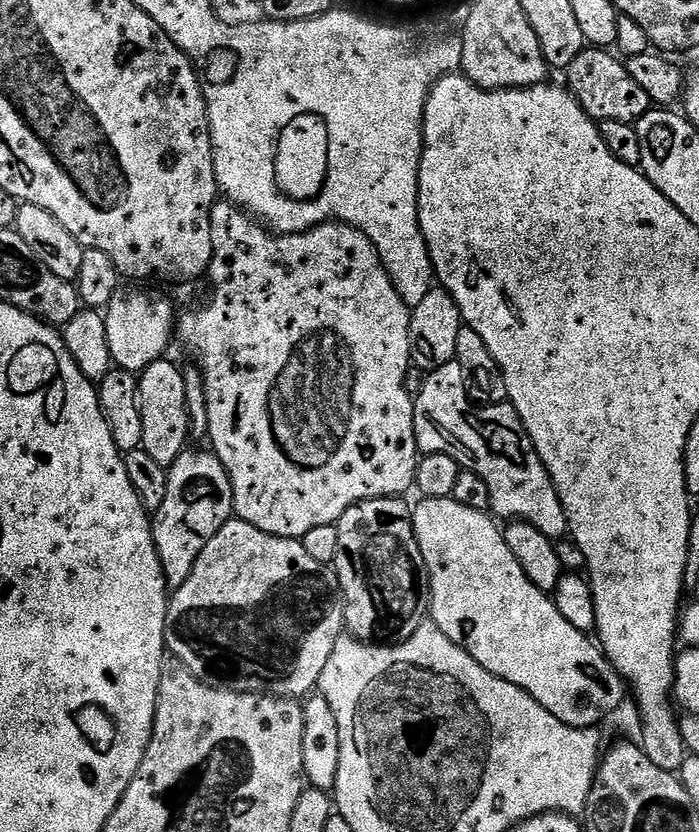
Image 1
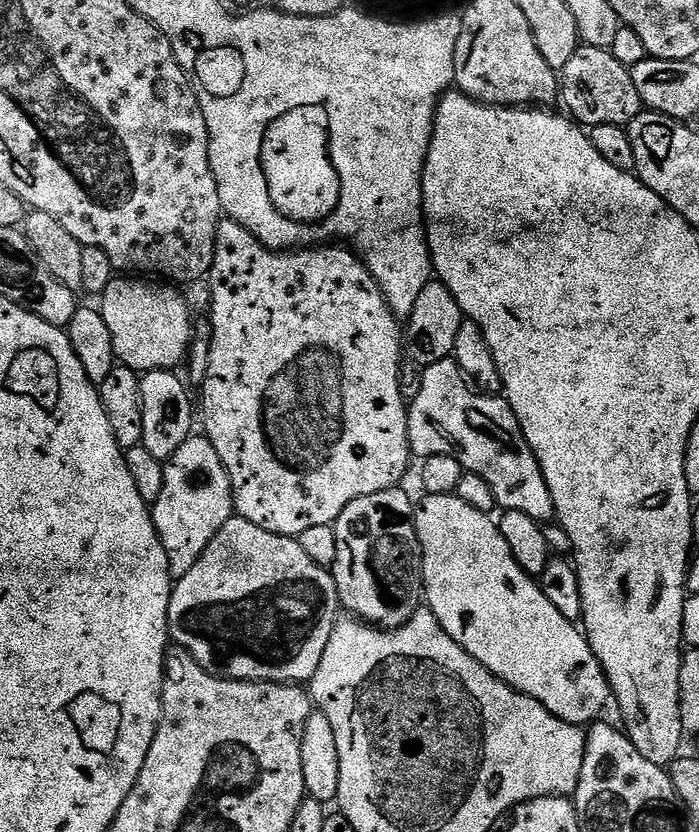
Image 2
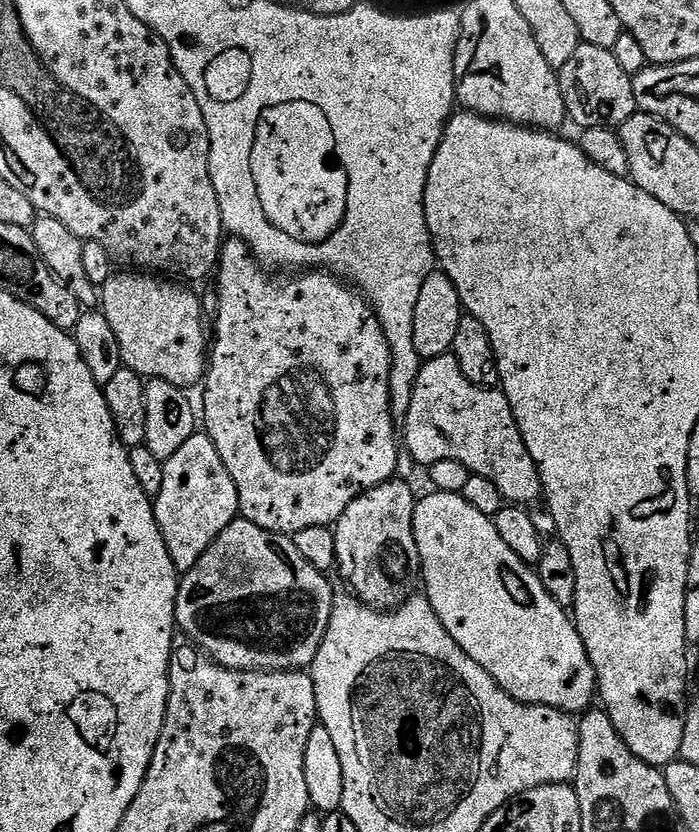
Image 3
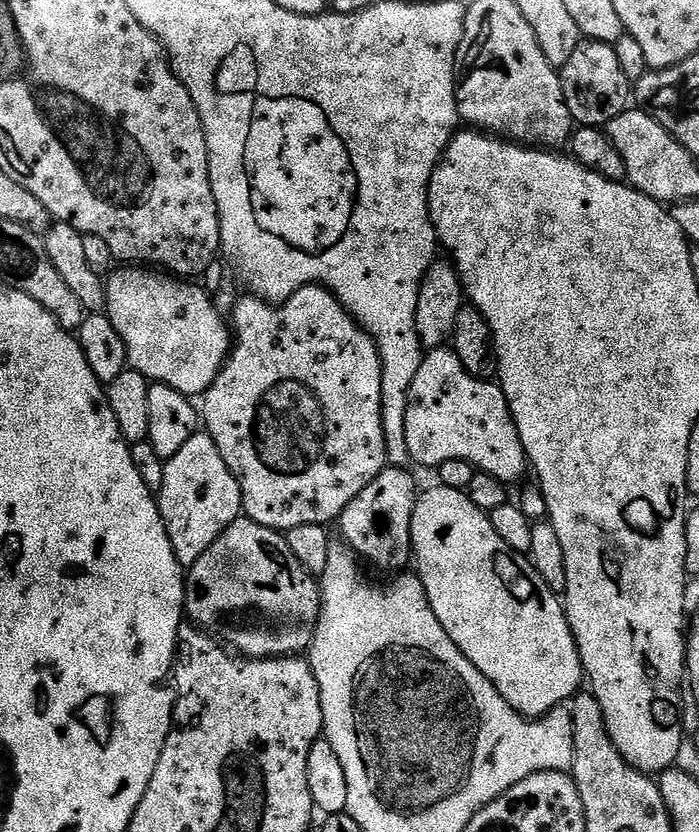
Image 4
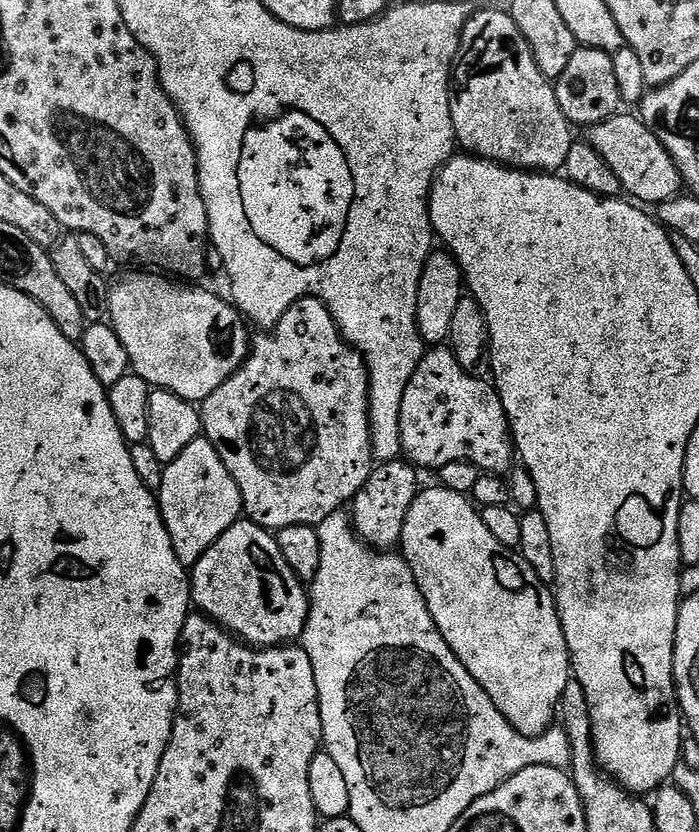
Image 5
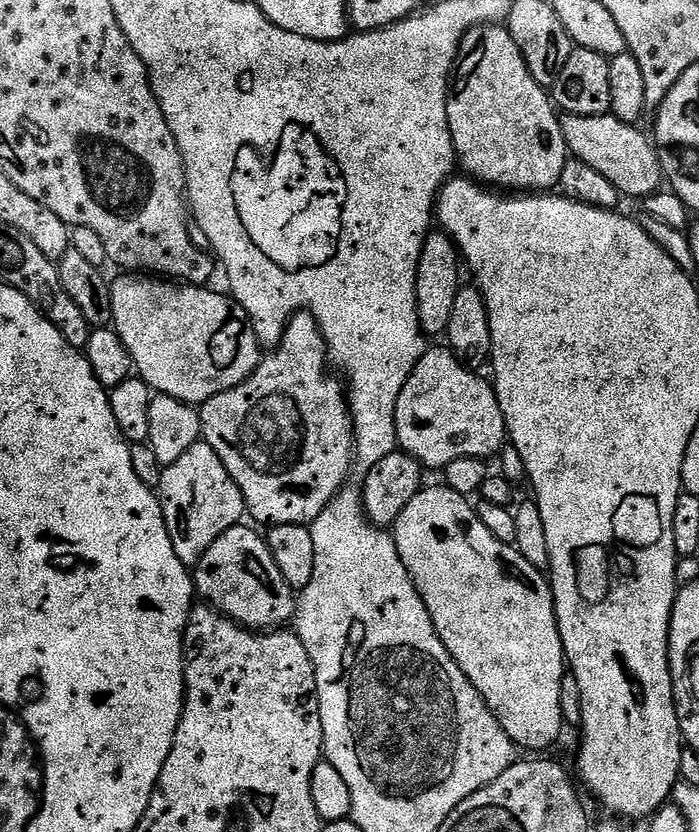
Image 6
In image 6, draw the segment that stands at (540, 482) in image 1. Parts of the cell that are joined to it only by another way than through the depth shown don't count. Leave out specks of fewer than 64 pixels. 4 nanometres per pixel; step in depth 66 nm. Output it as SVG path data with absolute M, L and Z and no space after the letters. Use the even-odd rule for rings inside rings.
M429 347L424 357L414 366L414 374L406 378L402 394L398 394L396 407L396 442L403 451L409 452L425 469L442 470L458 458L489 458L506 444L508 427L502 414L502 406L496 397L495 387L480 377L479 371L462 363L447 347Z

